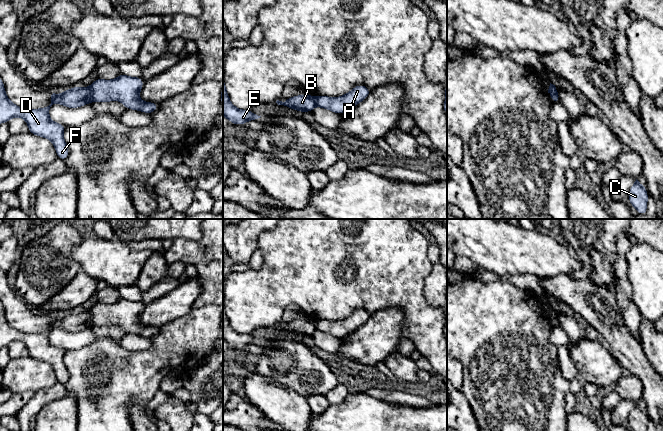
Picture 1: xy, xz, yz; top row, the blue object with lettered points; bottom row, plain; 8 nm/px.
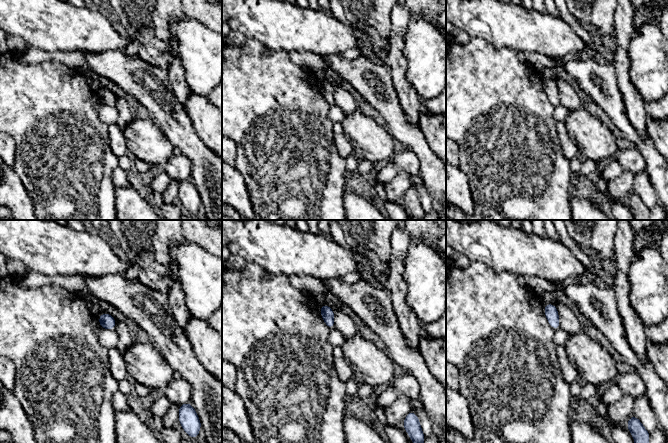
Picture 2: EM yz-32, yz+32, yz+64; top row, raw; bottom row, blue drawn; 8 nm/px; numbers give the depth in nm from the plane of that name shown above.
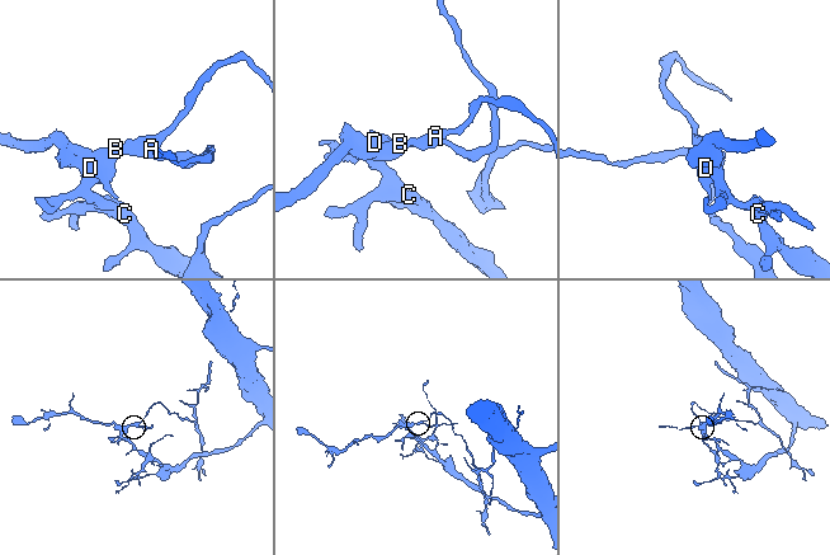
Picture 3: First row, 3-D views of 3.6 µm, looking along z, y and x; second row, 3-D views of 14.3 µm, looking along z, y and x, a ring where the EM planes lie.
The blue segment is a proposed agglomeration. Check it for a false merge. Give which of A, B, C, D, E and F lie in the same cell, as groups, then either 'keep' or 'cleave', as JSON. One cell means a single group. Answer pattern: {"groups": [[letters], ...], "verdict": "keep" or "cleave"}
{"groups": [["A"], ["B", "C", "D", "E", "F"]], "verdict": "cleave"}

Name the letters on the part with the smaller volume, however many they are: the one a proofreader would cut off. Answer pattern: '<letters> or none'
A

